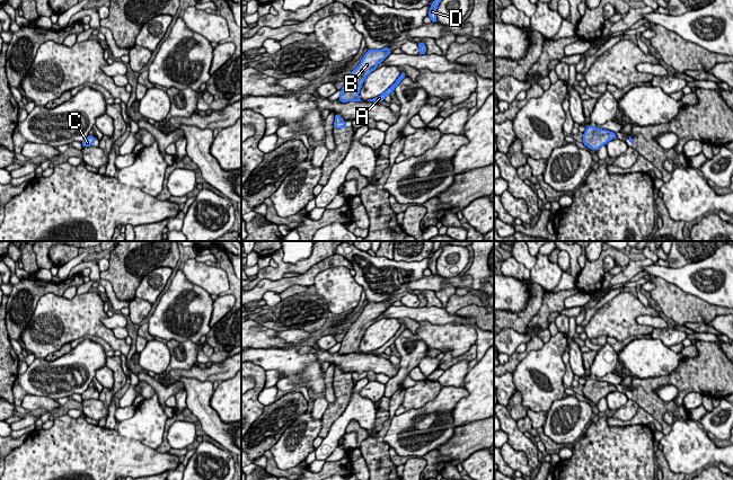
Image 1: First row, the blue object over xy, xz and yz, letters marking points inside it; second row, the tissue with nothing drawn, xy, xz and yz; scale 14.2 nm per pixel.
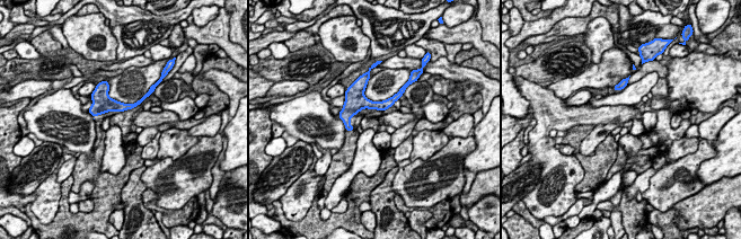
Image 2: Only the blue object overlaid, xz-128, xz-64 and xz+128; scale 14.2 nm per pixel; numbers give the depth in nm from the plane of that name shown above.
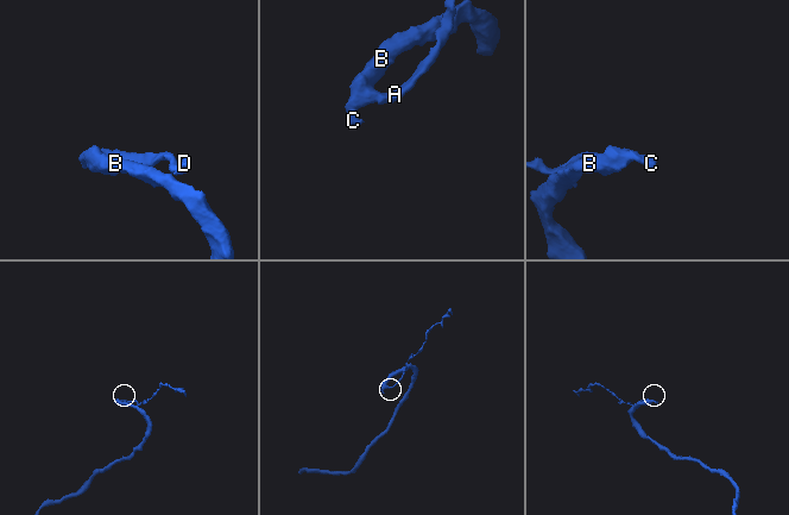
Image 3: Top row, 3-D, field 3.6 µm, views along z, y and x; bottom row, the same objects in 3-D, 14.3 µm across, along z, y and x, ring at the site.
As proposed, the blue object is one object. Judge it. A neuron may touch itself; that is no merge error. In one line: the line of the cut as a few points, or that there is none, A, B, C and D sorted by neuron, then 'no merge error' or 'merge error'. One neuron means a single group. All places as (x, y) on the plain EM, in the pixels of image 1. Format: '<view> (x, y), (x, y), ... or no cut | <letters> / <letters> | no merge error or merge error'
no cut | A B C D | no merge error

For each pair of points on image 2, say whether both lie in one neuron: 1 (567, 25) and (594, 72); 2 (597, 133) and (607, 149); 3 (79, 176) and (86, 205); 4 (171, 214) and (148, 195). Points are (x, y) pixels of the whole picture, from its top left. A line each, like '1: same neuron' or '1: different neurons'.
1: different neurons
2: different neurons
3: different neurons
4: same neuron

